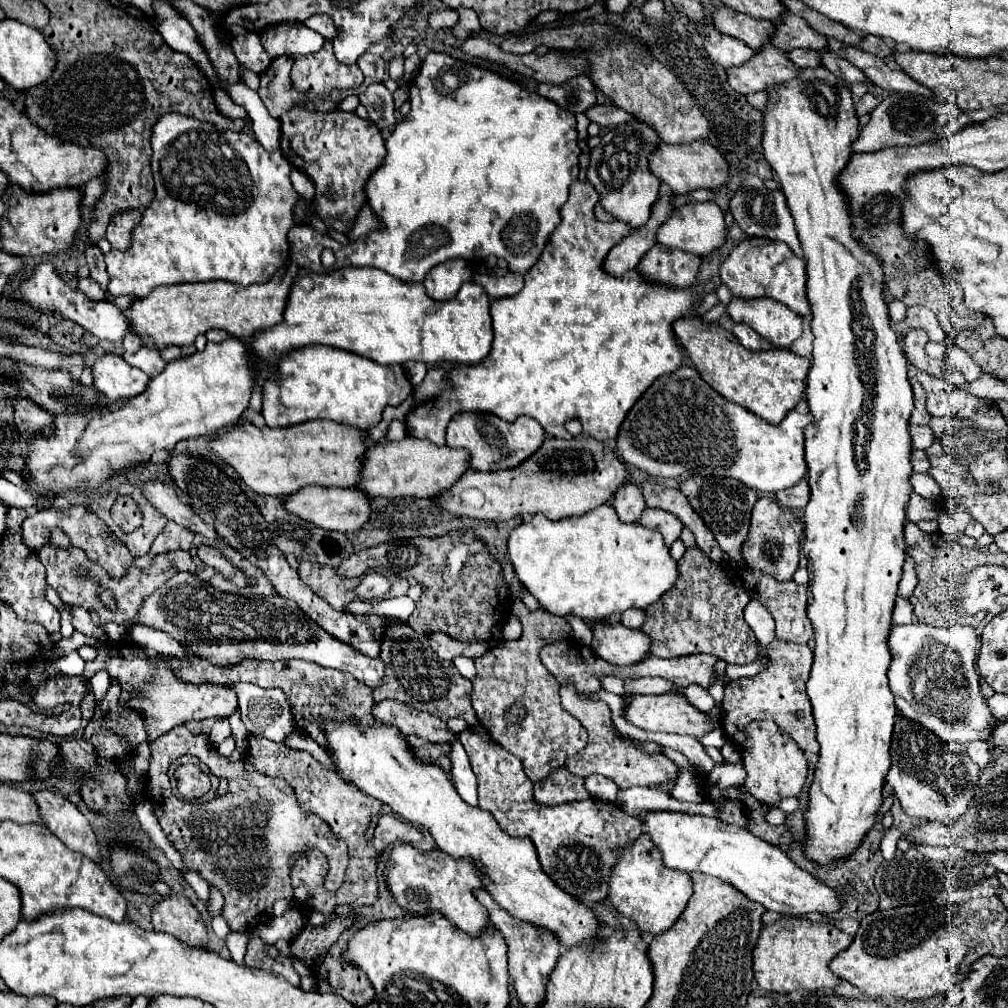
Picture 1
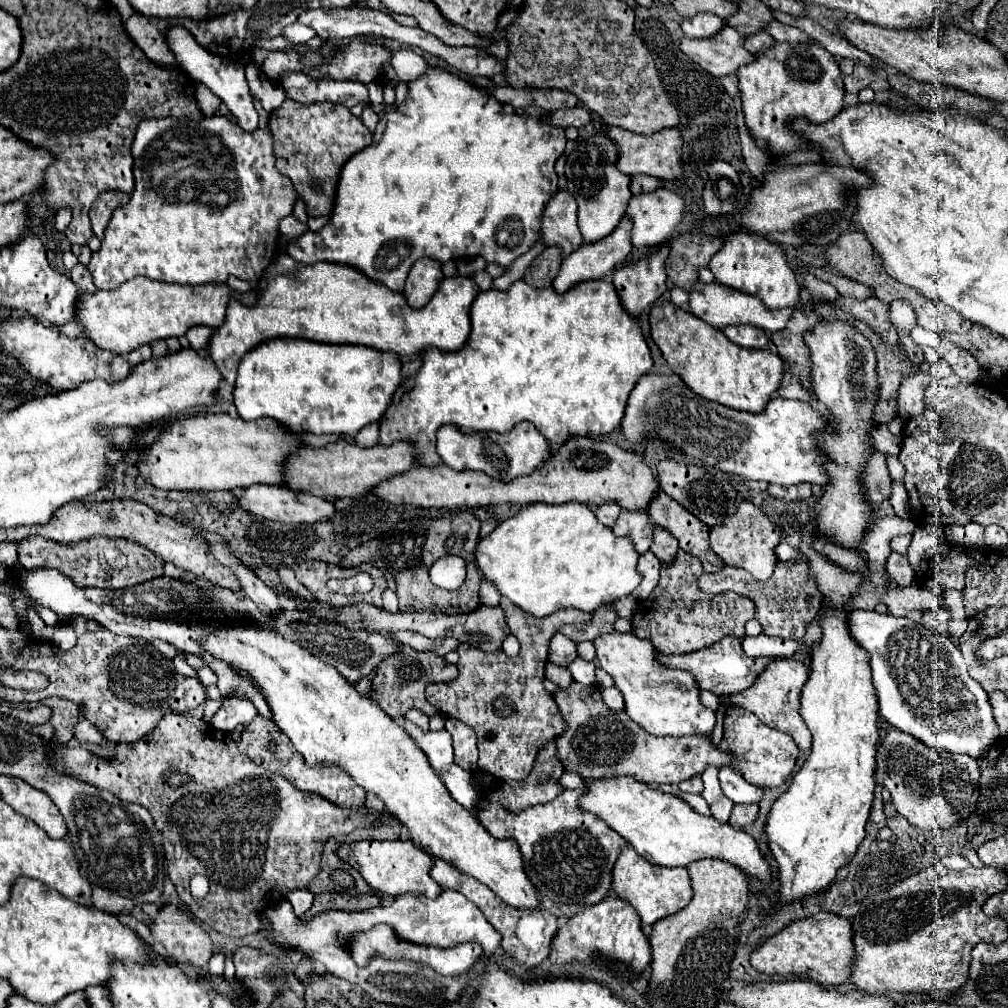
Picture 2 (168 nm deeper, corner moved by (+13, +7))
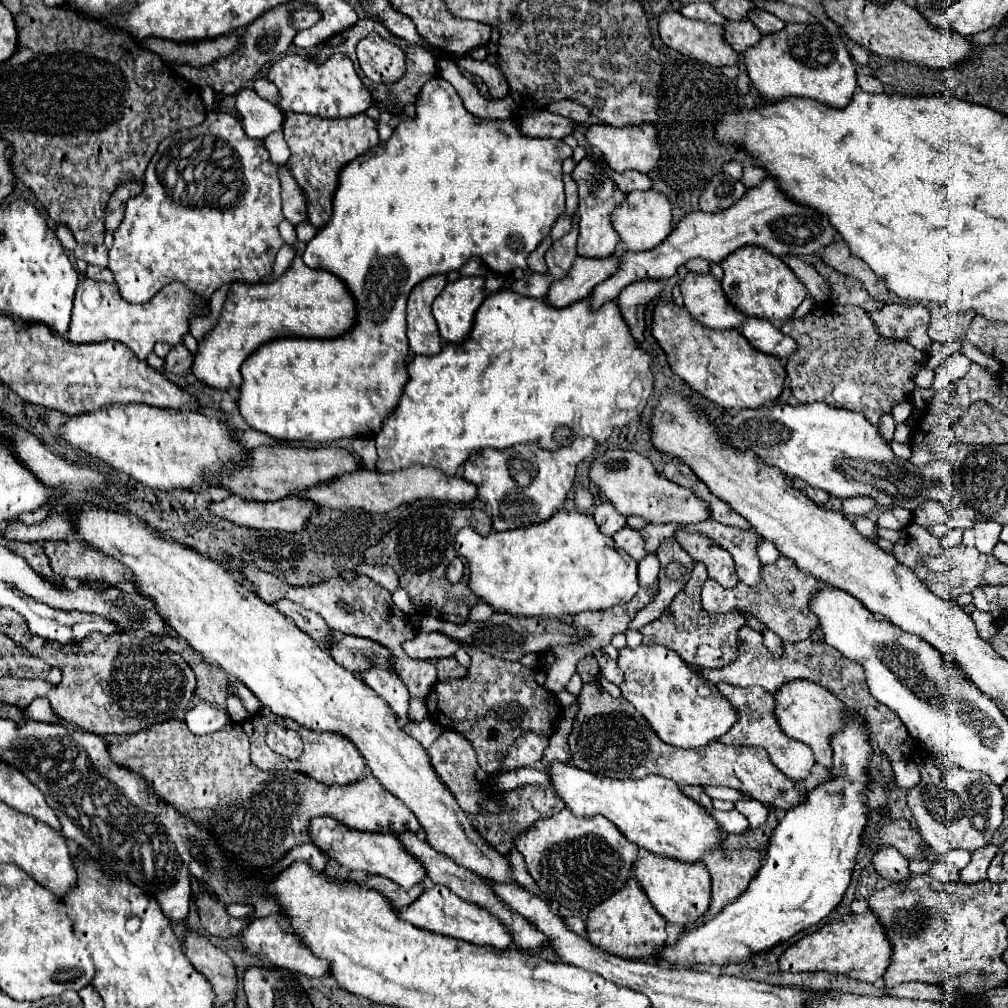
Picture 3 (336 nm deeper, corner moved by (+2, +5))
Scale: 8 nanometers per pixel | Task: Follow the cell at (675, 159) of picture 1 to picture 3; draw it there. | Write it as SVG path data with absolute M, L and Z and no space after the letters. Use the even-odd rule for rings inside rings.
M593 124L589 126L585 138L591 142L595 150L601 152L607 166L615 172L625 170L637 170L637 172L649 172L657 160L659 160L659 144L657 144L657 132L653 124L641 124L641 126L623 126L615 128L609 124Z

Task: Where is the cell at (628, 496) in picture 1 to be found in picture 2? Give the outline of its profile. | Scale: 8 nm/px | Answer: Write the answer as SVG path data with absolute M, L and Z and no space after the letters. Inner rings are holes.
M606 502L606 504L600 504L594 512L596 512L596 518L598 518L602 524L606 524L606 526L614 526L614 522L616 522L620 510L622 510L622 508L620 508L618 504L614 504L614 502Z

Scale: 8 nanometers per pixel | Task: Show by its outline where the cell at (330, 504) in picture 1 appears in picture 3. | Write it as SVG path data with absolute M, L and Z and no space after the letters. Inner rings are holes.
M229 496L221 502L211 502L209 512L245 528L299 532L313 508L309 508L309 504L301 504L297 496L265 504L245 504L245 500L237 500L237 496Z

